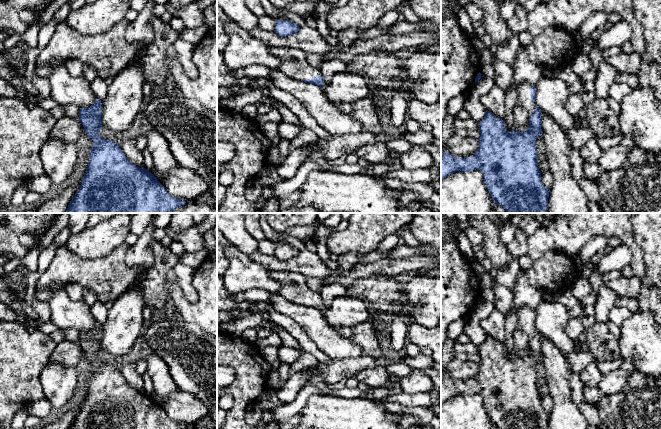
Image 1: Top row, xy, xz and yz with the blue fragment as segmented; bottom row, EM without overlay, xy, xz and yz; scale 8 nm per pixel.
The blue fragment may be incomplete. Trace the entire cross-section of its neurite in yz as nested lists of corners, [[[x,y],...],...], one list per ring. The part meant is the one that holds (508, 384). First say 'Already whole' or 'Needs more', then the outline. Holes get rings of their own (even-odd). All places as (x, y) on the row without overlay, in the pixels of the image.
Needs more. [[[523,306],[516,311],[517,327],[529,339],[529,350],[524,356],[516,353],[507,355],[503,344],[486,334],[484,342],[478,346],[480,361],[479,372],[467,382],[455,382],[446,374],[441,379],[441,403],[454,395],[469,395],[478,393],[483,397],[485,409],[493,426],[499,429],[548,429],[550,414],[541,405],[538,392],[536,363],[541,359],[542,335],[537,330],[535,309]]]

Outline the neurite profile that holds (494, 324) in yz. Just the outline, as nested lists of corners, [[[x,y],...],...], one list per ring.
[[[494,309],[488,316],[480,321],[481,328],[486,334],[492,336],[496,341],[505,343],[506,316]]]

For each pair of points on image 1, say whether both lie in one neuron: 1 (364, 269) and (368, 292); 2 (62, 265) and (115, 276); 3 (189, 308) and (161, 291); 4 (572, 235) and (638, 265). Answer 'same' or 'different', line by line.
1: different
2: same
3: different
4: same

